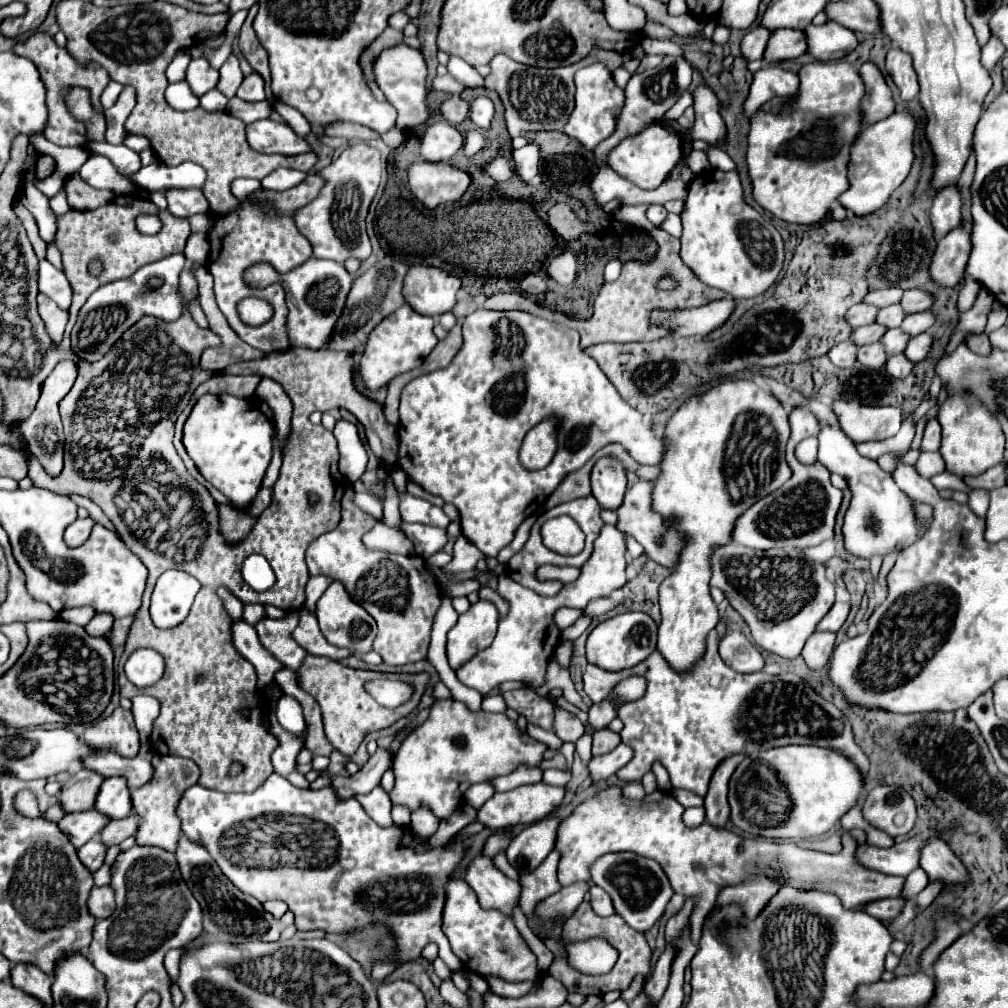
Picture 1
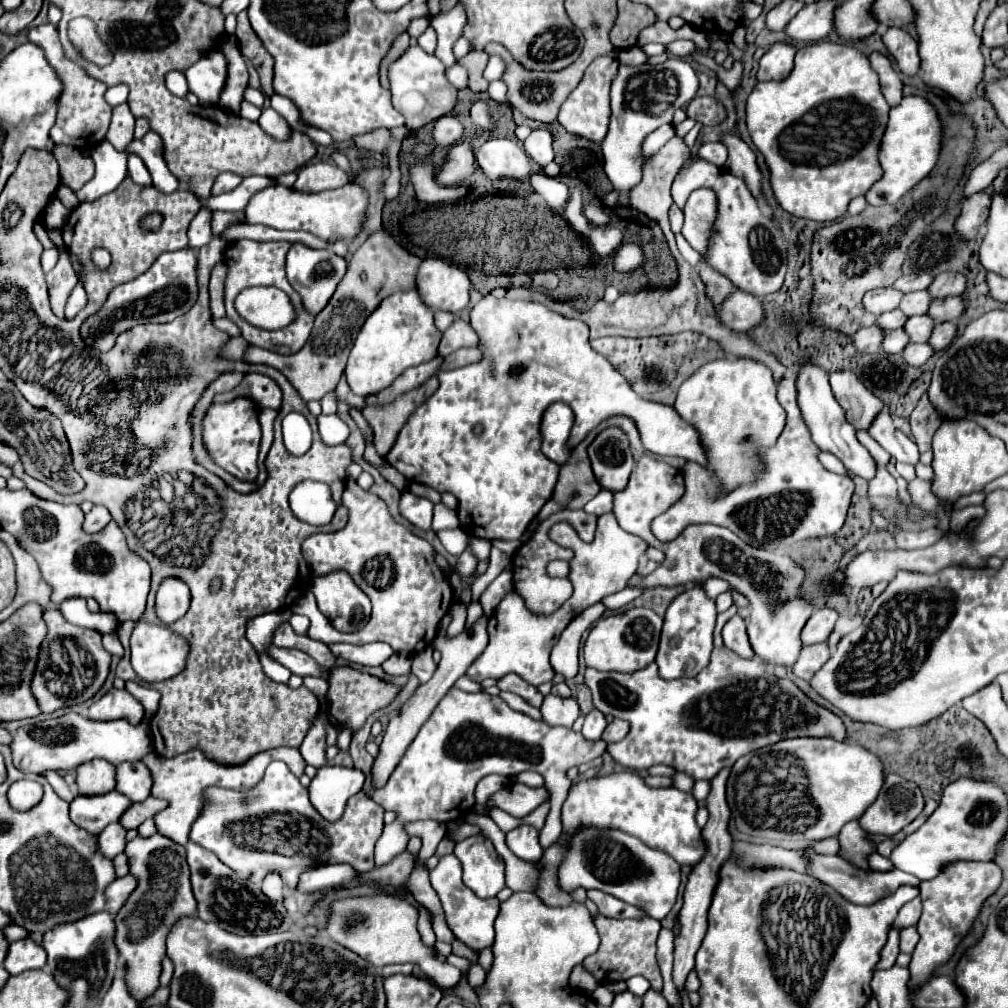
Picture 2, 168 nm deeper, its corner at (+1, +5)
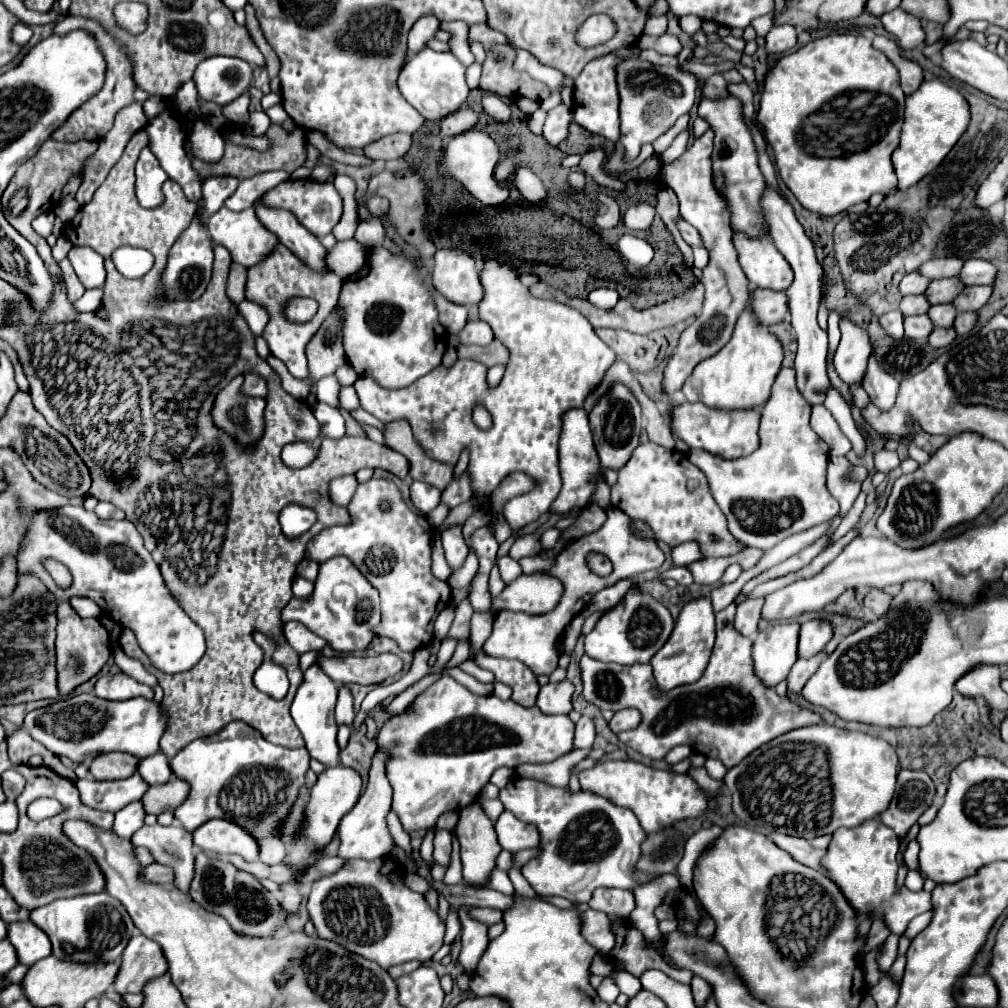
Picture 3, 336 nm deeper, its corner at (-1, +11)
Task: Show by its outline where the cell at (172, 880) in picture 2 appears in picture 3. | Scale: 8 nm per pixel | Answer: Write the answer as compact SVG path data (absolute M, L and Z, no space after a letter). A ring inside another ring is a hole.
M180 824L174 826L142 826L132 836L132 844L146 848L164 848L164 864L176 872L174 886L188 892L194 878L194 852L192 834Z

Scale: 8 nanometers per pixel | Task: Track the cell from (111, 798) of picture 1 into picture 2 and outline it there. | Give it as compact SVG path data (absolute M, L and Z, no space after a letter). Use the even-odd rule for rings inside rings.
M122 762L116 766L116 790L132 804L144 802L150 794L152 776L142 762Z

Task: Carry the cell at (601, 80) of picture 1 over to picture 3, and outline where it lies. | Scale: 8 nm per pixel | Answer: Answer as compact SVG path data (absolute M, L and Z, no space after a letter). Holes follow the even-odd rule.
M606 54L600 58L594 58L586 64L582 74L574 82L574 120L586 128L592 134L600 134L612 142L618 142L620 138L620 96L616 86L616 66L618 58L616 54Z

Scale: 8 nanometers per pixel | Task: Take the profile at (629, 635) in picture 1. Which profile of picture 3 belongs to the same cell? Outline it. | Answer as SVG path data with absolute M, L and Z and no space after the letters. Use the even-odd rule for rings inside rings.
M632 586L624 600L608 610L594 626L594 630L584 638L584 652L600 662L616 664L648 664L650 658L664 646L674 628L674 618L668 608L654 600L650 594L636 590Z

